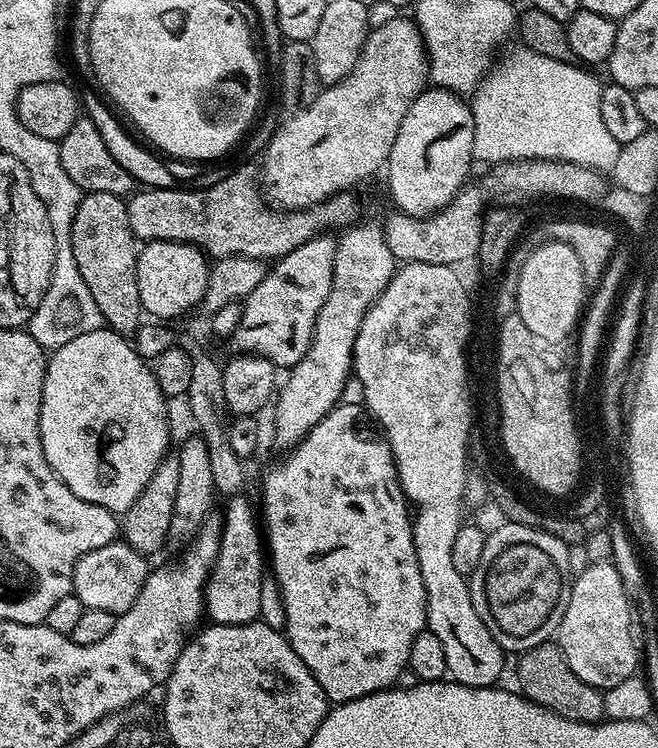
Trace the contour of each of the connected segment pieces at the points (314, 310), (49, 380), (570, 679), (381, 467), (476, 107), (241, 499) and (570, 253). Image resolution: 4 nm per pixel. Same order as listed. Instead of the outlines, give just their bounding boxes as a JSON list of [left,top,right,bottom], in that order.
[[230,235,336,370],[40,326,170,514],[516,642,605,724],[260,403,428,705],[471,46,620,170],[204,494,266,624],[515,240,586,344]]

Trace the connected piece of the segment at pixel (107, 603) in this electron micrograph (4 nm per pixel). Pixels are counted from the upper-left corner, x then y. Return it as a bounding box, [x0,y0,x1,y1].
[72,542,150,617]

